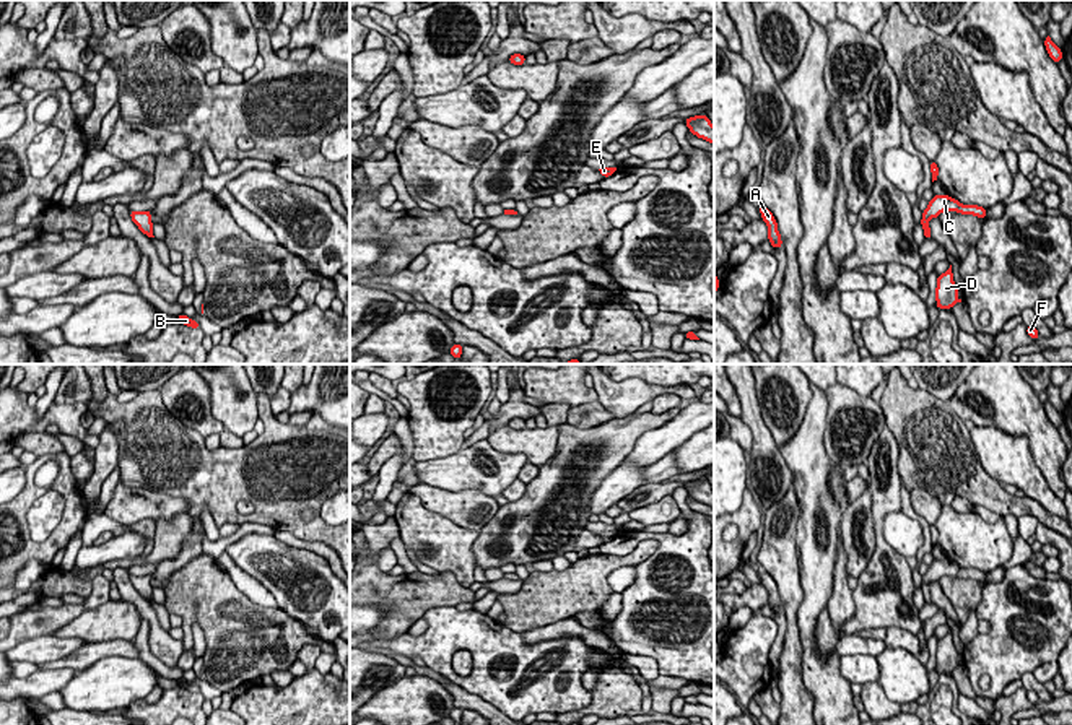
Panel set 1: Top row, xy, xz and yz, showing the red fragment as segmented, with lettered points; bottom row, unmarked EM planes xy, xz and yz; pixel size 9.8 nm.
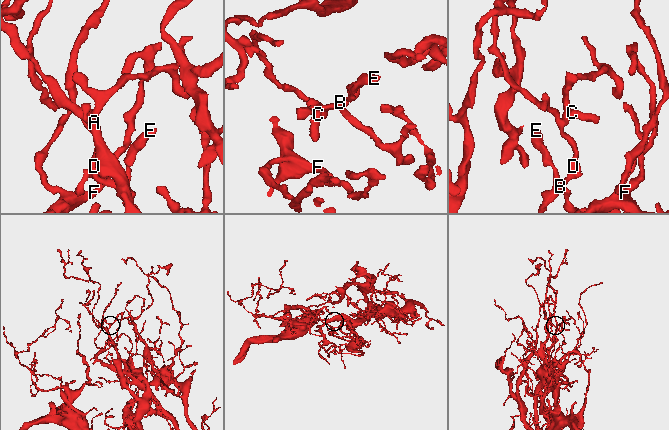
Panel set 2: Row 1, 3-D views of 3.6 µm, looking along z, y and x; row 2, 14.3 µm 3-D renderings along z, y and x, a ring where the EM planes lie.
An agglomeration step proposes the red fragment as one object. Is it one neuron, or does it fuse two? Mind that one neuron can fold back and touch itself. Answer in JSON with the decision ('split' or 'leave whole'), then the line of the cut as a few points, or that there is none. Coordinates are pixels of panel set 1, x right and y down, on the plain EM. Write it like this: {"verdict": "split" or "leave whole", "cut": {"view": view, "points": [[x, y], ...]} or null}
{"verdict": "leave whole", "cut": null}

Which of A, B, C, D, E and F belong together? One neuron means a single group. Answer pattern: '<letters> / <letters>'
A B C D E F

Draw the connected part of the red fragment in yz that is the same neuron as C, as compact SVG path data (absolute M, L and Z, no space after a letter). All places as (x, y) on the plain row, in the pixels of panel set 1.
M934 559L932 564L929 566L927 572L922 575L922 584L921 590L924 593L924 601L932 603L930 600L930 592L929 592L929 584L930 582L939 582L942 575L957 575L961 579L973 579L978 582L986 582L986 572L978 571L978 569L963 569L957 562L952 562L948 559Z

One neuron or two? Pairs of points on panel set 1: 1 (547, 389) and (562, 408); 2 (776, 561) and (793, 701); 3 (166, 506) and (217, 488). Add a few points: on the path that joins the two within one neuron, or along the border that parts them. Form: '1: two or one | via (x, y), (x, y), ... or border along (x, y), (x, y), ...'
1: two | border along (545, 403), (566, 402), (570, 407)
2: one | via (791, 595), (793, 667)
3: two | border along (161, 491), (181, 496), (186, 501), (187, 511)

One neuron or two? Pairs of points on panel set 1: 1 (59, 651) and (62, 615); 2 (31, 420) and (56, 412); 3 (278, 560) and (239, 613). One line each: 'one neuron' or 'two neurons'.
1: two neurons
2: one neuron
3: two neurons

